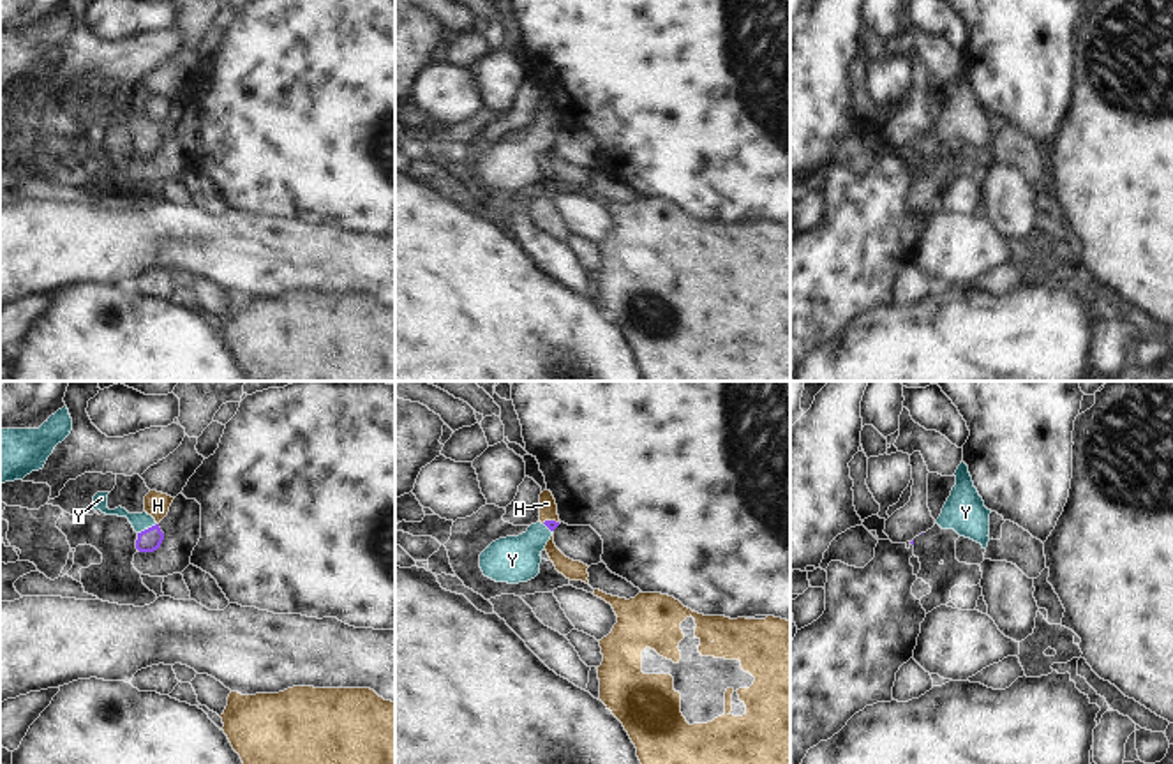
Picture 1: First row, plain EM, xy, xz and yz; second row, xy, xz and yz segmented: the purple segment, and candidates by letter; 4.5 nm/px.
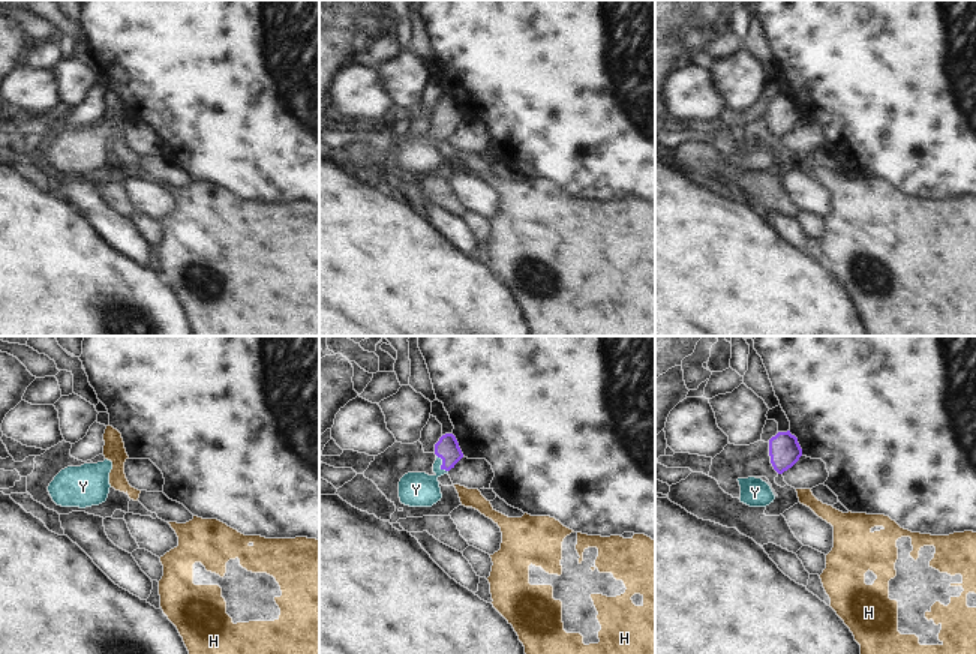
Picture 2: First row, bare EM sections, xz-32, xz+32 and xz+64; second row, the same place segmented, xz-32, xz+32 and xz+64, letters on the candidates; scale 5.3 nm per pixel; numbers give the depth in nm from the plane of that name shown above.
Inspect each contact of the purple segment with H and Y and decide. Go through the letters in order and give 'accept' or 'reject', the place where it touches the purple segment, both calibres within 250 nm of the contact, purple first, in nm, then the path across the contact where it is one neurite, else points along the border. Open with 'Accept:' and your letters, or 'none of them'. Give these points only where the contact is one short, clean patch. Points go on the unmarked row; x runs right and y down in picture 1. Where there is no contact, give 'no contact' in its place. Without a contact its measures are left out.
Accept: Y
H: reject; meets purple in xz at (551, 126); 50 nm thick on the purple side, 80 nm on the other; border along xz (542, 127), (560, 127)
Y: accept; meets purple in xy at (149, 133); 110 nm thick on the purple side, 80 nm on the other; runs through xy (149, 145), (149, 133), (140, 126)

